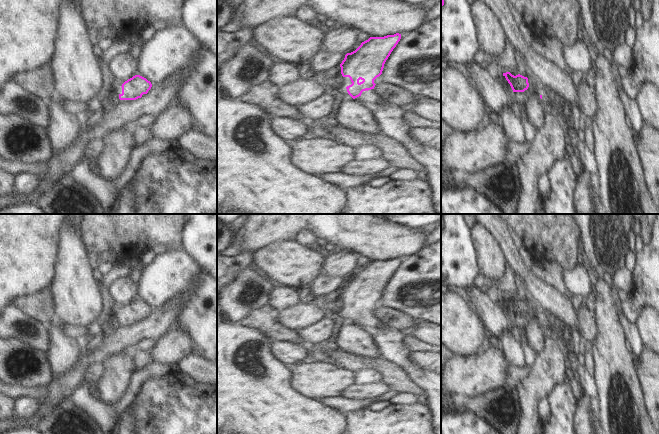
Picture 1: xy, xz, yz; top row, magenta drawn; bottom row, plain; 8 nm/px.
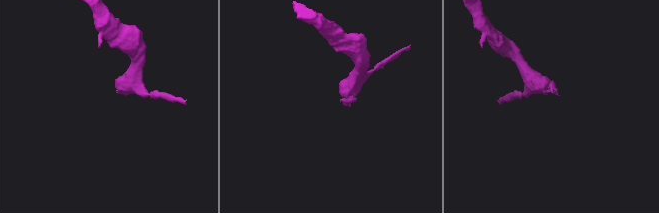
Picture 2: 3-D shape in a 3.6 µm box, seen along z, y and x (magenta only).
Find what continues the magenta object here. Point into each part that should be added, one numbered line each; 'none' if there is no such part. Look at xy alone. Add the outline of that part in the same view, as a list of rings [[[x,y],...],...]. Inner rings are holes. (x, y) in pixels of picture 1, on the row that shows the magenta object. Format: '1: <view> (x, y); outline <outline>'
1: xy (118, 88); outline [[[117,83],[116,86],[115,86],[115,90],[116,90],[116,95],[118,97],[118,100],[119,102],[122,102],[122,103],[127,103],[127,102],[130,102],[131,100],[120,100],[119,99],[119,95],[122,94],[122,84],[123,83]]]

